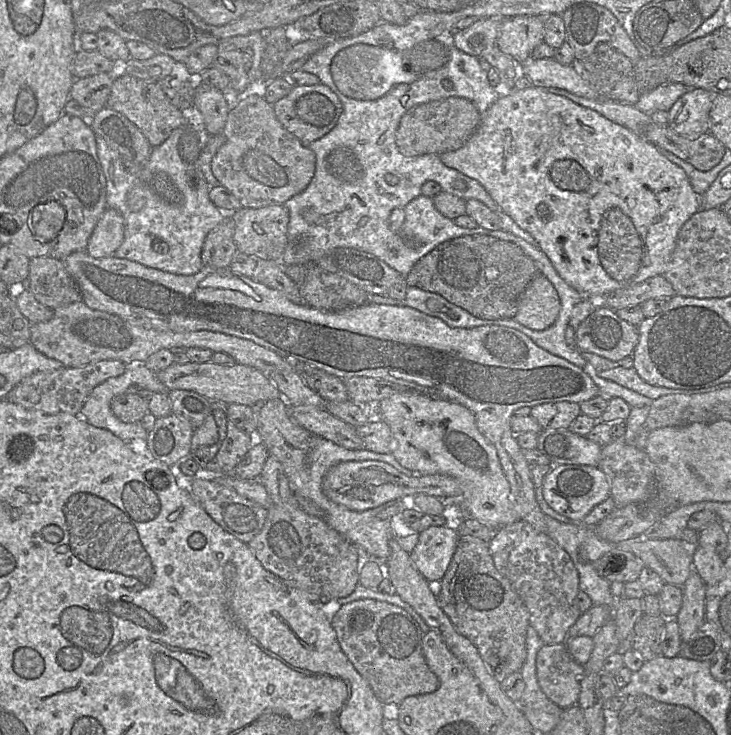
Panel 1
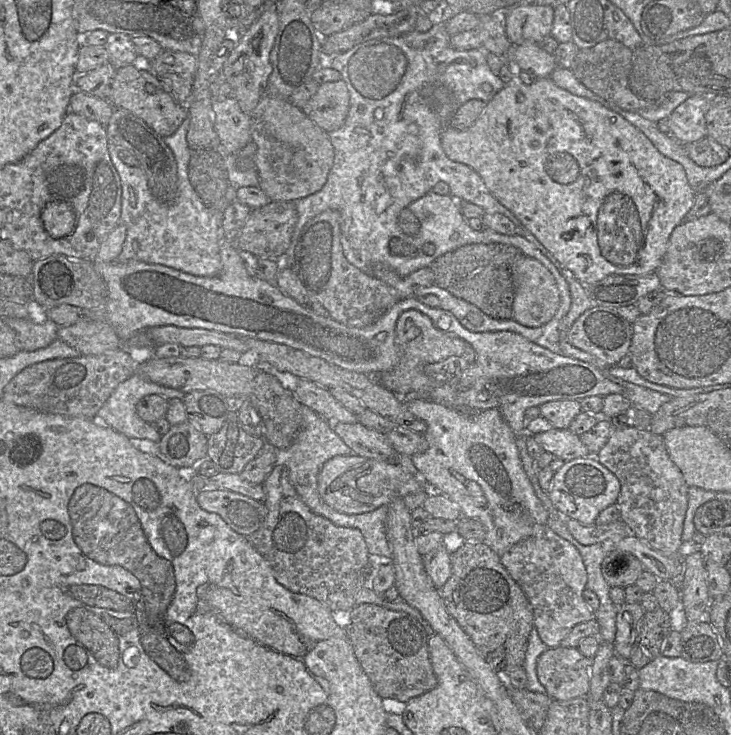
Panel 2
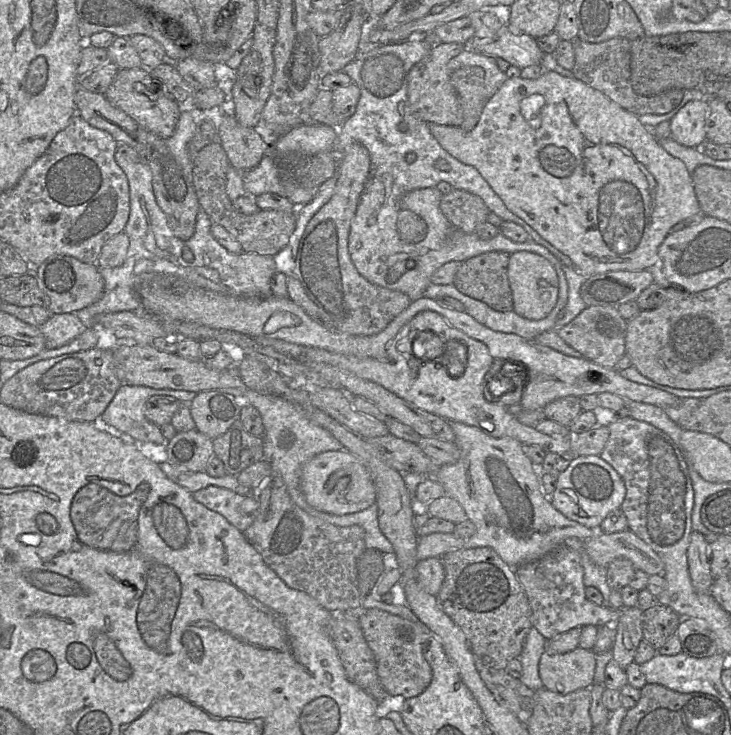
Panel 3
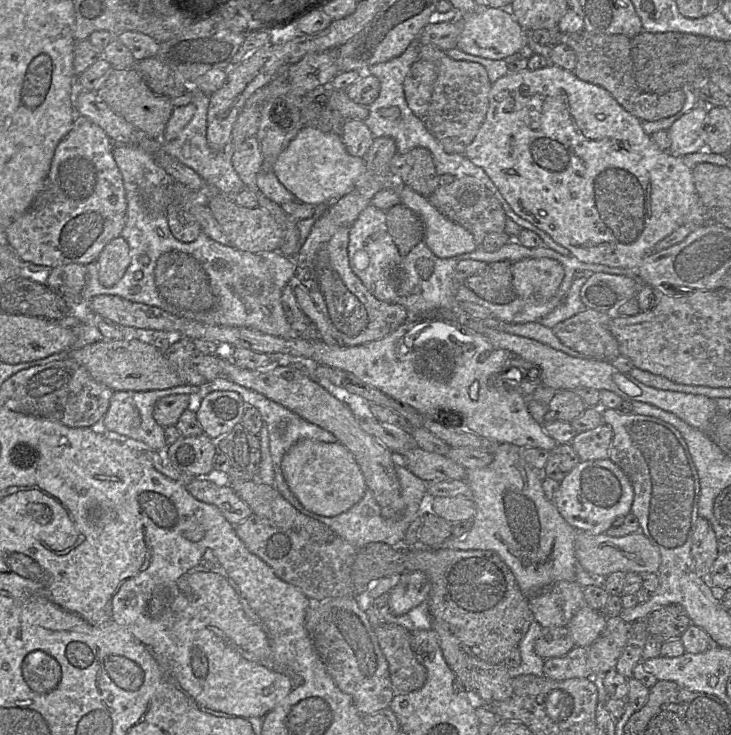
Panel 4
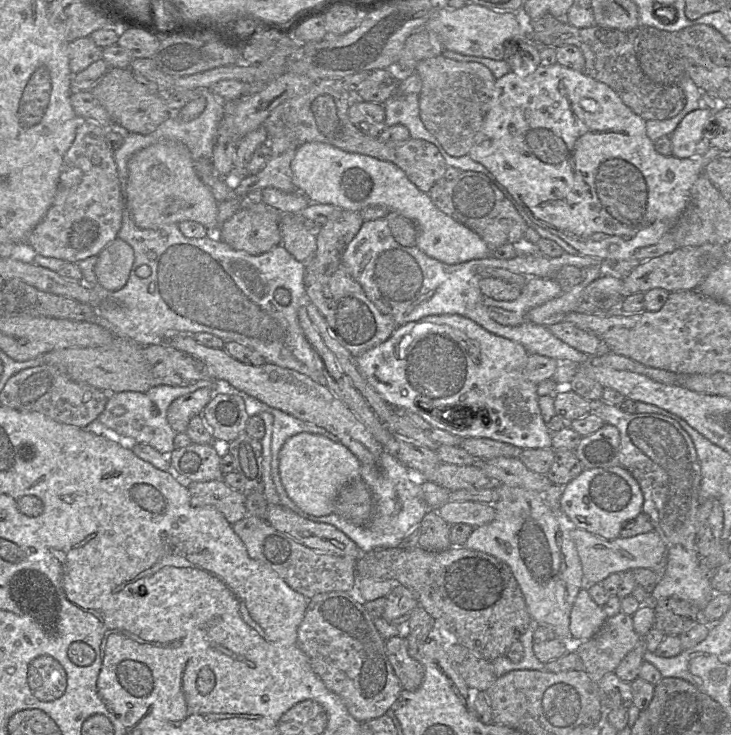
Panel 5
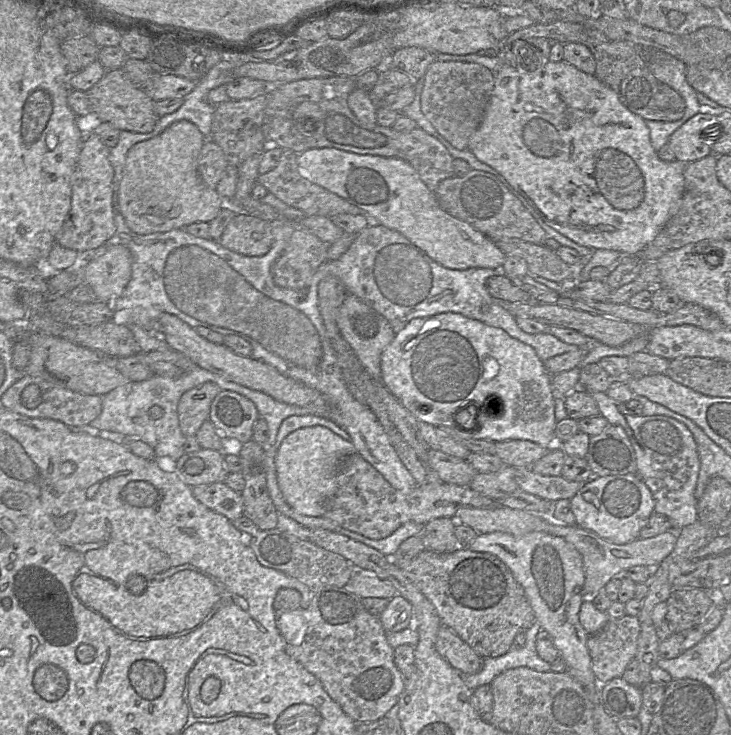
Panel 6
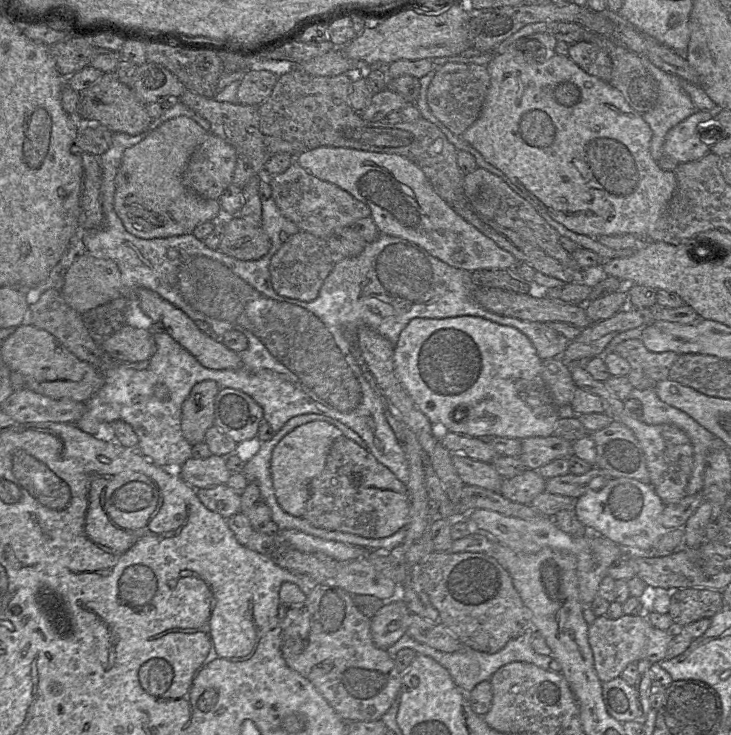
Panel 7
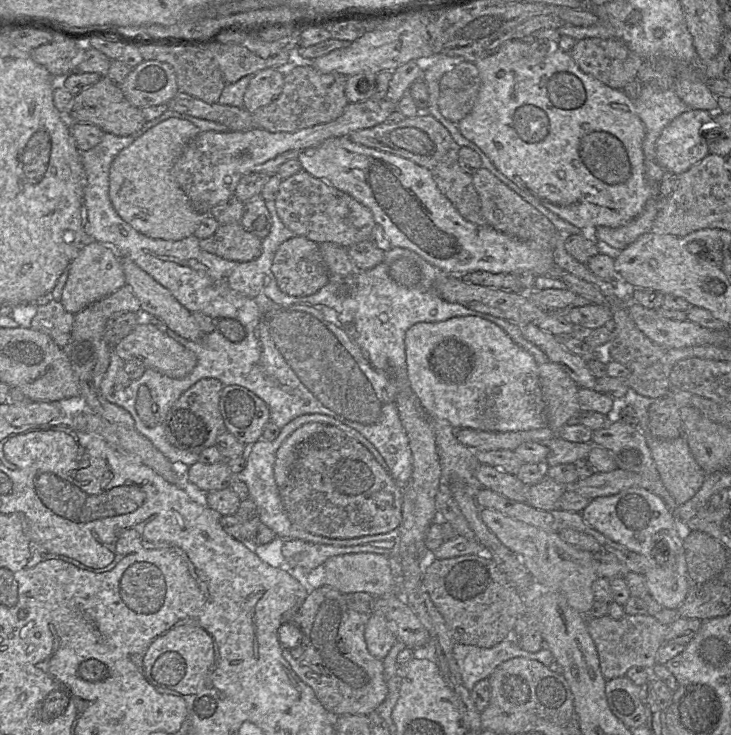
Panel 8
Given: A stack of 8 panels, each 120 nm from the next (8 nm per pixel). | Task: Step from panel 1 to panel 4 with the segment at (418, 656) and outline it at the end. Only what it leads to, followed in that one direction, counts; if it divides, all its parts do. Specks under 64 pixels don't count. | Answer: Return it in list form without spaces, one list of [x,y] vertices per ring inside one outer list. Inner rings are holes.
[[[384,623],[375,627],[374,633],[387,660],[395,692],[407,694],[422,688],[427,670],[411,648],[411,632],[396,624]]]

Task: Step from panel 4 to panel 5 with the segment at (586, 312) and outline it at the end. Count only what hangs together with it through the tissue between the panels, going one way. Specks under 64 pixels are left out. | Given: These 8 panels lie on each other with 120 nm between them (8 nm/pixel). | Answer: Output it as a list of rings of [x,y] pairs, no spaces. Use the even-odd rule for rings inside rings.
[[[562,321],[548,328],[557,338],[571,347],[586,353],[591,358],[610,352],[601,338],[578,328],[570,322]]]

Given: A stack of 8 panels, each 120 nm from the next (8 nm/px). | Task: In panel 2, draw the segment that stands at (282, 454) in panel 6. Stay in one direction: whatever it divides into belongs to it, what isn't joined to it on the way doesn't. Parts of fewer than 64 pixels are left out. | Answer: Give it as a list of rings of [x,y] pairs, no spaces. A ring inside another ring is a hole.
[[[356,454],[339,455],[326,461],[318,475],[318,493],[329,507],[344,514],[363,514],[389,505],[397,498],[426,490],[425,482],[396,463],[369,459]]]

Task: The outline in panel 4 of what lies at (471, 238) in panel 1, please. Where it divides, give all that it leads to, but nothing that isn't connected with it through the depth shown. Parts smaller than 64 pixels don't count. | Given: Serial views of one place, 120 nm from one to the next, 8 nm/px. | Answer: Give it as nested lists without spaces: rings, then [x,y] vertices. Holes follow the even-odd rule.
[[[508,260],[487,264],[483,271],[468,277],[463,284],[482,299],[494,304],[508,304],[516,298],[512,262]]]

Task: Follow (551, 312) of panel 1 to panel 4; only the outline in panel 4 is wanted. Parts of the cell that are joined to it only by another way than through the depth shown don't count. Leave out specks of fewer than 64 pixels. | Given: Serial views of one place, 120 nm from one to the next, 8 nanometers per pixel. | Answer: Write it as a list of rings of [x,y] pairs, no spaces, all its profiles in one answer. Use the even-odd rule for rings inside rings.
[[[526,258],[512,263],[516,297],[532,304],[543,304],[557,292],[564,278],[564,267],[550,258]]]

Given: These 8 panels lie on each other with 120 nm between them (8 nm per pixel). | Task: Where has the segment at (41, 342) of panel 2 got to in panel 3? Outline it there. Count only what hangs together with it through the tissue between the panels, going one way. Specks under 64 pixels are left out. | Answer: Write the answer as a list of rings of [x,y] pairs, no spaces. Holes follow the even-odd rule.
[[[74,313],[53,314],[39,326],[46,340],[46,349],[59,348],[81,335],[87,327]]]

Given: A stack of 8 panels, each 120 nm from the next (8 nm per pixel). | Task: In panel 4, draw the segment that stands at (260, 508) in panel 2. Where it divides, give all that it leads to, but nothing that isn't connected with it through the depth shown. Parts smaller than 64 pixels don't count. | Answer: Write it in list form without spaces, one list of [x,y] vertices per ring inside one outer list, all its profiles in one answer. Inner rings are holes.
[[[193,479],[186,486],[196,499],[216,506],[232,525],[238,525],[252,515],[250,507],[230,485],[217,485],[205,479]]]

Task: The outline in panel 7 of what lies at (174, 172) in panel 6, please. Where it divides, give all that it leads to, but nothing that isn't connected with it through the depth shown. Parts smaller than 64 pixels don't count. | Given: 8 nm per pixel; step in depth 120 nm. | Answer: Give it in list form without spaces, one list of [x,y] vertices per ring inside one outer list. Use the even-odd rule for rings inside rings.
[[[178,116],[166,121],[156,130],[149,133],[141,142],[124,151],[117,175],[115,177],[114,210],[128,233],[142,239],[167,238],[171,236],[191,234],[193,230],[202,223],[217,221],[224,218],[222,216],[219,200],[202,198],[189,190],[183,182],[183,173],[192,153],[206,139],[206,137],[207,131],[194,120],[186,116]]]

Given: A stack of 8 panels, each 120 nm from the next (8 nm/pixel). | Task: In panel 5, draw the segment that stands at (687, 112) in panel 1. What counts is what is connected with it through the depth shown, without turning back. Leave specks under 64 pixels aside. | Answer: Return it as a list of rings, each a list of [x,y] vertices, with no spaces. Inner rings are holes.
[[[698,108],[688,113],[671,133],[672,155],[677,158],[701,156],[710,148],[712,110]]]

